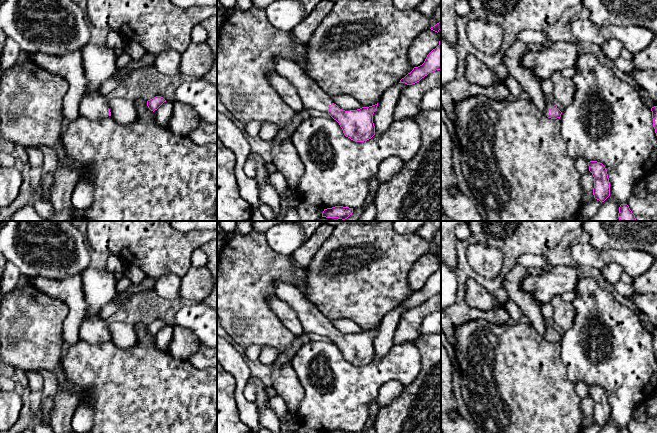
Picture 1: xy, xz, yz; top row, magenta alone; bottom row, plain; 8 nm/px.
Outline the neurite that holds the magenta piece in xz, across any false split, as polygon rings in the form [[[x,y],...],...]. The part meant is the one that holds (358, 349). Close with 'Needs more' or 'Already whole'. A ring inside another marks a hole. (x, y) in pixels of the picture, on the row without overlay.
[[[276,282],[274,286],[276,296],[296,312],[305,333],[328,337],[339,347],[344,359],[353,365],[364,366],[375,359],[373,338],[378,327],[357,334],[342,334],[309,302],[300,287],[284,282]]]. Needs more

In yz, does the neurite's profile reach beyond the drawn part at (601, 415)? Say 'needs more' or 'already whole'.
already whole

